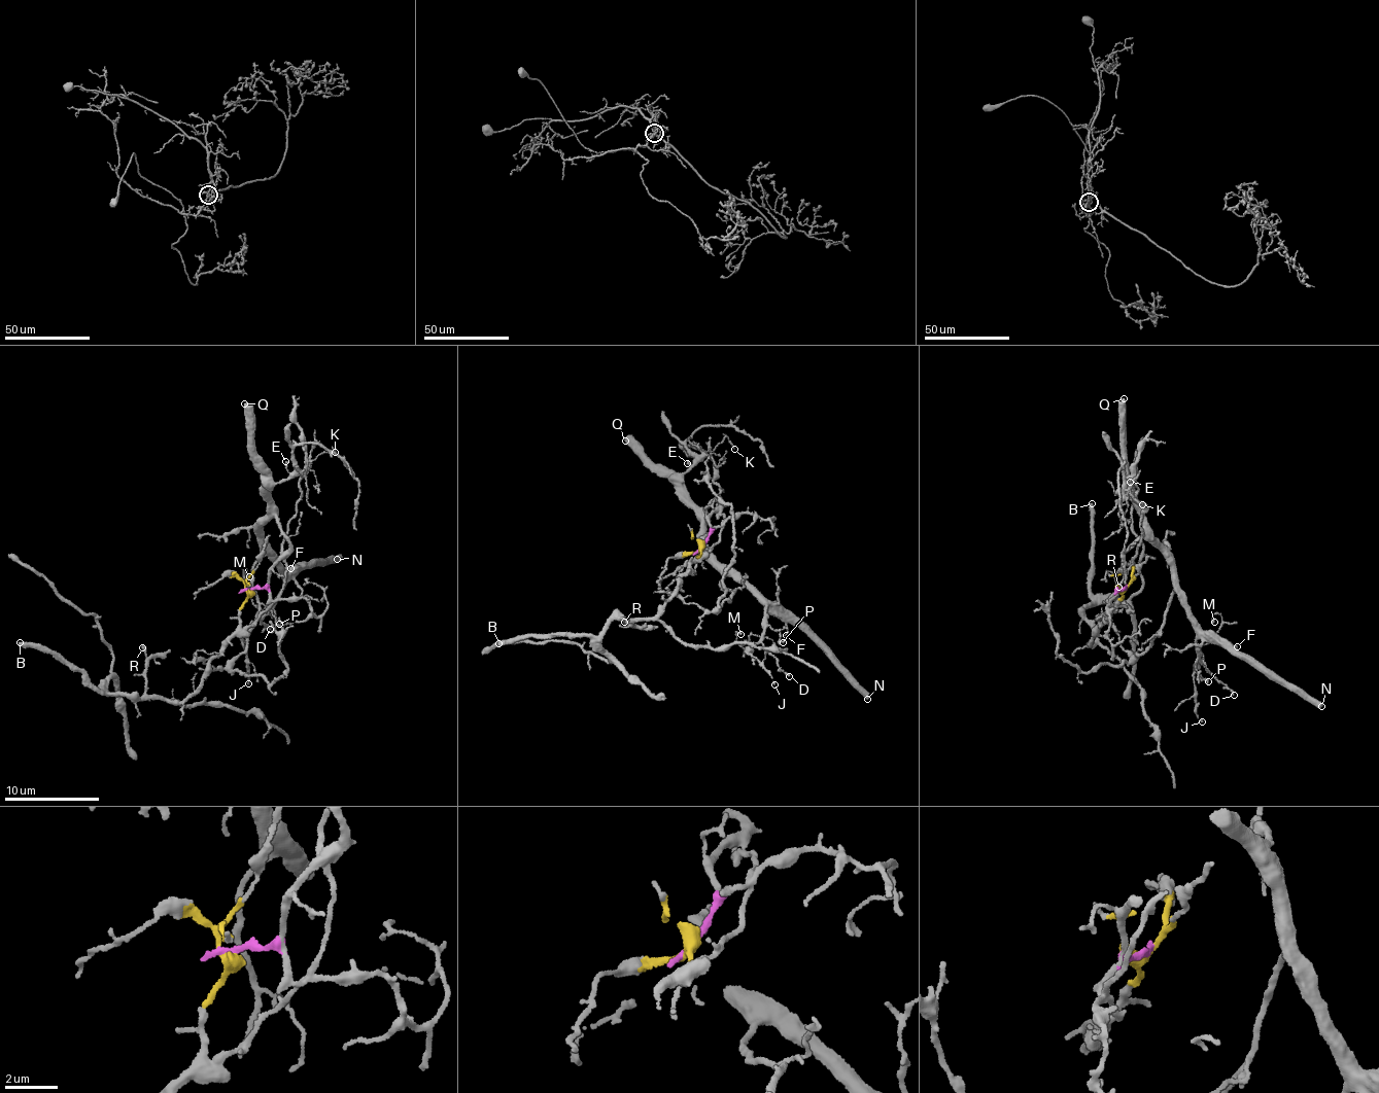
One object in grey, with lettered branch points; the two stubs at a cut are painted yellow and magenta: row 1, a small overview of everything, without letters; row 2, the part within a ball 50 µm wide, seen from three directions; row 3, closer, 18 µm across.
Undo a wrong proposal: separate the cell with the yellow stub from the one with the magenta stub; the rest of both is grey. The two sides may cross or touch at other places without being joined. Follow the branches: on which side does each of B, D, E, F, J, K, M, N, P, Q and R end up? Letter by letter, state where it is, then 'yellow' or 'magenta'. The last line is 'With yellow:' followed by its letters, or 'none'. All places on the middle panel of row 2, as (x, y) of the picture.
B: (498, 643) | yellow
D: (789, 676) | magenta
E: (687, 463) | magenta
F: (786, 635) | magenta
J: (774, 684) | magenta
K: (734, 449) | magenta
M: (740, 634) | magenta
N: (867, 699) | magenta
P: (783, 642) | magenta
Q: (625, 441) | magenta
R: (624, 622) | yellow
With yellow: B, R

